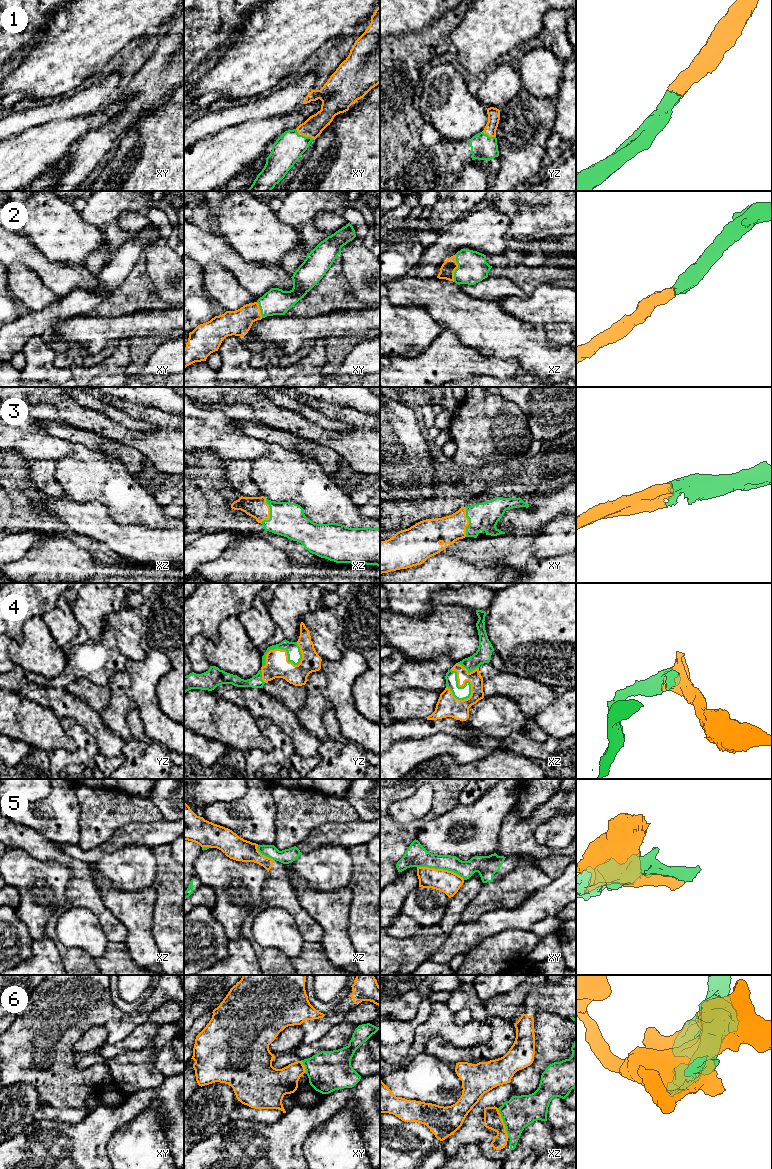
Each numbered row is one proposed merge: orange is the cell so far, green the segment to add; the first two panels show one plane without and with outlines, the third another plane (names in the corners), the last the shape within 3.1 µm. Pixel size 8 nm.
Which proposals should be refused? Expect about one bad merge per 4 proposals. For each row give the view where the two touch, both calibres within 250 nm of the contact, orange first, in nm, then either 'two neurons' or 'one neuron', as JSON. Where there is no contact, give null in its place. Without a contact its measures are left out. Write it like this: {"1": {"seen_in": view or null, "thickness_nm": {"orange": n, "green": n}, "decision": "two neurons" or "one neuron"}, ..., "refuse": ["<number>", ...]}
{"1": {"seen_in": "xy", "thickness_nm": {"orange": 160, "green": 240}, "decision": "one neuron"}, "2": {"seen_in": "xz", "thickness_nm": {"orange": 120, "green": 240}, "decision": "one neuron"}, "3": {"seen_in": "xz", "thickness_nm": {"orange": 170, "green": 280}, "decision": "one neuron"}, "4": {"seen_in": "yz", "thickness_nm": {"orange": 190, "green": 110}, "decision": "one neuron"}, "5": {"seen_in": "xy", "thickness_nm": {"orange": 190, "green": 180}, "decision": "two neurons"}, "6": {"seen_in": "xz", "thickness_nm": {"orange": 140, "green": 260}, "decision": "two neurons"}, "refuse": ["5", "6"]}

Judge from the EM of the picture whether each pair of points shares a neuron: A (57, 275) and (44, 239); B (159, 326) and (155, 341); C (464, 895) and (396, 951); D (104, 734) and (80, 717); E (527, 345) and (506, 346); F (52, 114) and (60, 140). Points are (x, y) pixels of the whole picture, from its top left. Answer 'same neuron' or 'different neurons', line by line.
A: different neurons
B: different neurons
C: same neuron
D: same neuron
E: same neuron
F: different neurons

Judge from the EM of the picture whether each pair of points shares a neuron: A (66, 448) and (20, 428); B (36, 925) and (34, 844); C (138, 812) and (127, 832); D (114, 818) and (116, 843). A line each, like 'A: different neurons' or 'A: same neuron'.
A: same neuron
B: different neurons
C: different neurons
D: different neurons

